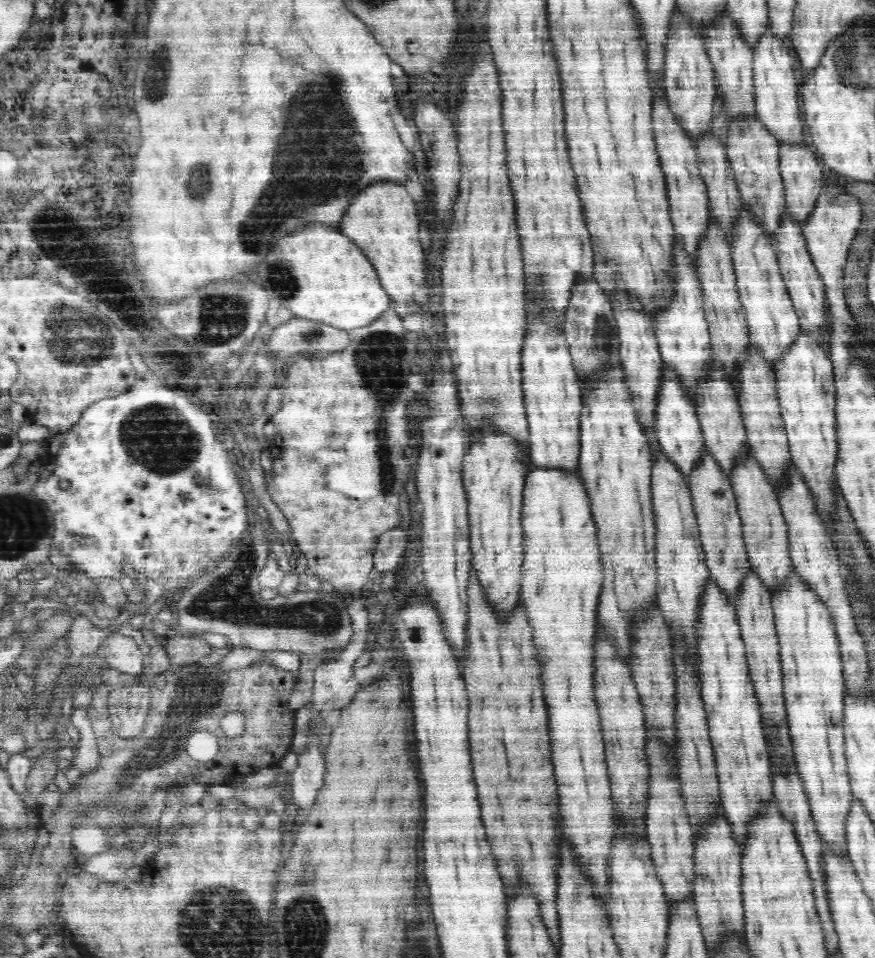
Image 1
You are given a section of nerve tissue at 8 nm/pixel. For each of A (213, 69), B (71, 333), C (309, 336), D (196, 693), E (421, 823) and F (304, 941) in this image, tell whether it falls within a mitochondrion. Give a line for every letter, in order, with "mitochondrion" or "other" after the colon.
A: other
B: mitochondrion
C: mitochondrion
D: mitochondrion
E: other
F: mitochondrion

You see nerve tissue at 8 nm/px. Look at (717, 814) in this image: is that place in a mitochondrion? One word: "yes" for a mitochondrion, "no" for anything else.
no

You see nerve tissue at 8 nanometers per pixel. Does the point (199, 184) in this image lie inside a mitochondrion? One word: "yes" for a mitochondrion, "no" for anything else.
yes

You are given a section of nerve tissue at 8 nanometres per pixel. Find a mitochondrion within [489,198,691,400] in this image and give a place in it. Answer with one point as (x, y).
(601, 333)

